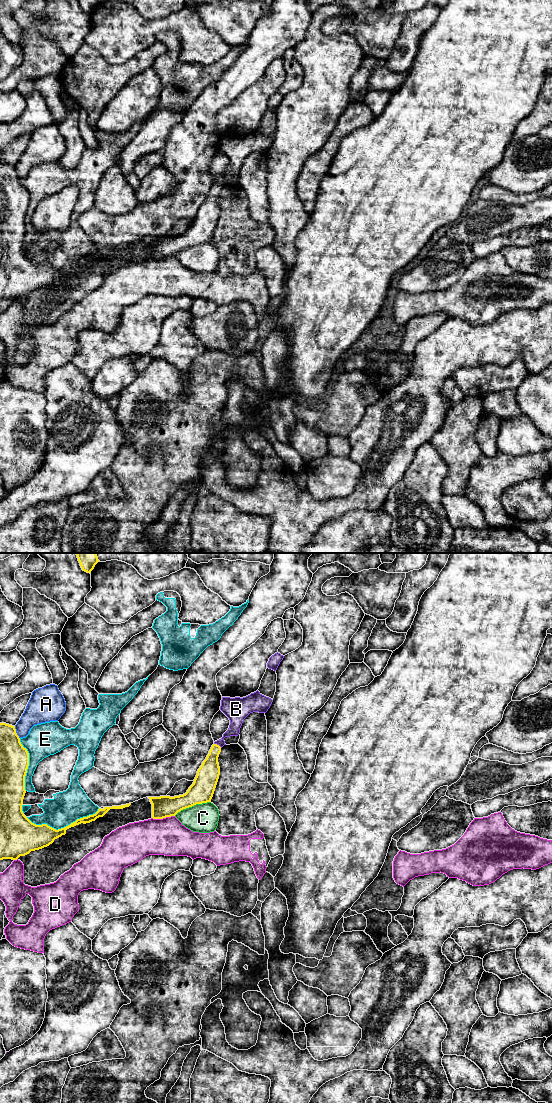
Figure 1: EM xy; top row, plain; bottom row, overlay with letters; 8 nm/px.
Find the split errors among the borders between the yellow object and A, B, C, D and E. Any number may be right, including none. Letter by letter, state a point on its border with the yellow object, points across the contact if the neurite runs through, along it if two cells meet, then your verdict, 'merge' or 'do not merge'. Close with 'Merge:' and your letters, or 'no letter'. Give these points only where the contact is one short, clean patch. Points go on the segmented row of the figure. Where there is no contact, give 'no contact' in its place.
A: meets yellow in xy at (15, 732); do not merge
B: meets yellow in xy at (218, 745); runs through xy (208, 774), (213, 753), (218, 745), (235, 725), (236, 720); merge
C: meets yellow in xy at (192, 805); do not merge
D: meets yellow in xy at (163, 817); do not merge
E: meets yellow in xy at (62, 828); do not merge
Merge: B

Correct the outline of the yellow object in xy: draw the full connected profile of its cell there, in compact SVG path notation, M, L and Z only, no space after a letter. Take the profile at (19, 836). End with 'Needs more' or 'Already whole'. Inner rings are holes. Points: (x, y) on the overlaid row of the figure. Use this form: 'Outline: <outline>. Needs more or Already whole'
Outline: M0 723L0 860L17 860L31 851L49 846L71 827L95 821L110 809L131 805L99 808L95 814L58 830L47 824L36 825L22 811L28 766L29 753L21 744L15 726Z. Already whole

